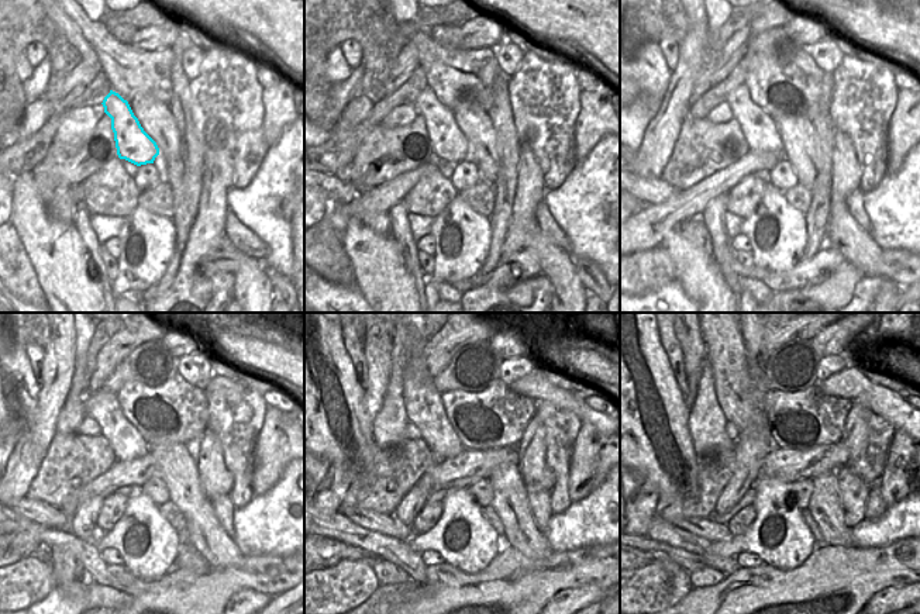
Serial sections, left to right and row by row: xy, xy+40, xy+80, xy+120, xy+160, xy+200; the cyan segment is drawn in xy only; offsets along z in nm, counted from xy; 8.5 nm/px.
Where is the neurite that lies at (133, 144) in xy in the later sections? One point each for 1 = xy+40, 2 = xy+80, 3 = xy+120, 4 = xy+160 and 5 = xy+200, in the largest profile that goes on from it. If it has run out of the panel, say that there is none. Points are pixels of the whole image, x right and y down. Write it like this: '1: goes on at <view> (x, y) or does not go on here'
1: goes on at xy+40 (448, 142)
2: goes on at xy+80 (760, 130)
3: goes on at xy+120 (127, 442)
4: goes on at xy+160 (421, 400)
5: goes on at xy+200 (736, 390)

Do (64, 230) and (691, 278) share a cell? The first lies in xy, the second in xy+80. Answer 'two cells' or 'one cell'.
one cell

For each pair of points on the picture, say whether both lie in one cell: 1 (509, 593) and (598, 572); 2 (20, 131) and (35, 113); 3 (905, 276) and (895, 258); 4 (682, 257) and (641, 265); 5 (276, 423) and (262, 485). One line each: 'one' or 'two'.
1: one
2: one
3: one
4: two
5: one

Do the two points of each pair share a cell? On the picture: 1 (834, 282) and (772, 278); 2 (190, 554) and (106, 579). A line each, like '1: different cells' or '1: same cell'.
1: same cell
2: same cell

